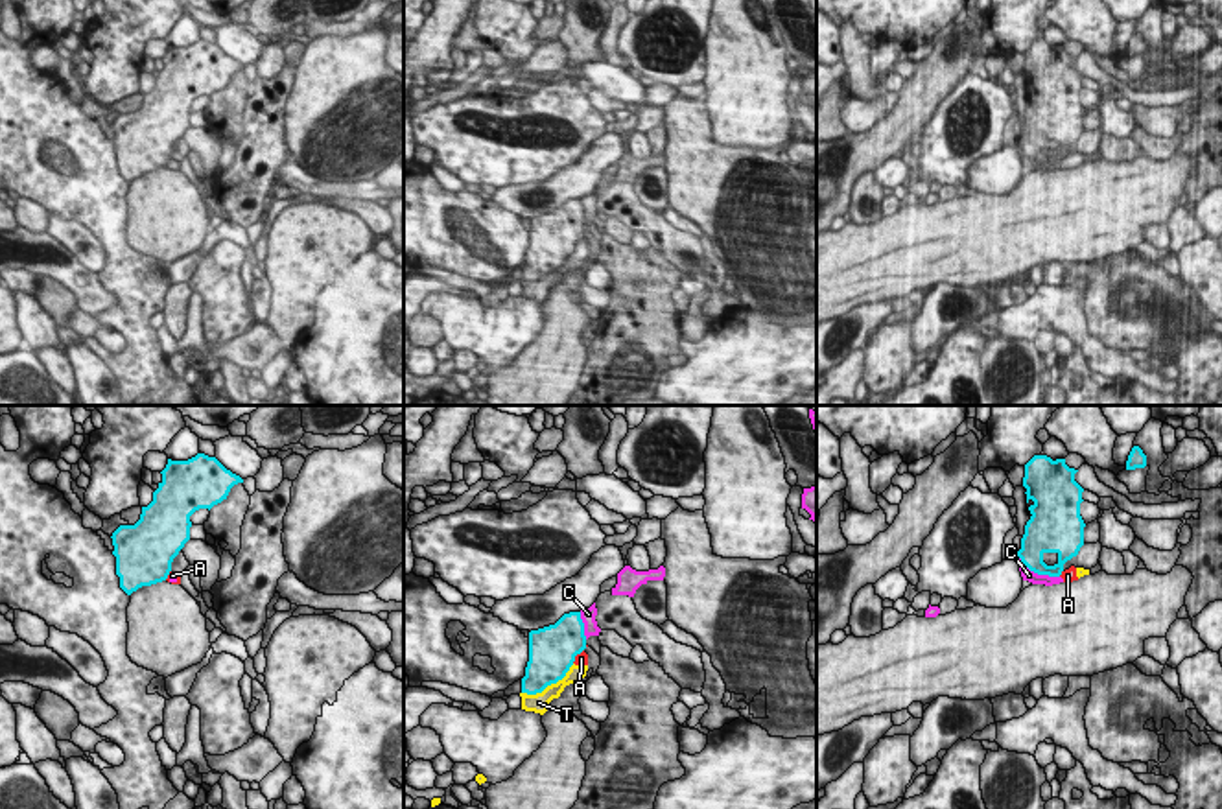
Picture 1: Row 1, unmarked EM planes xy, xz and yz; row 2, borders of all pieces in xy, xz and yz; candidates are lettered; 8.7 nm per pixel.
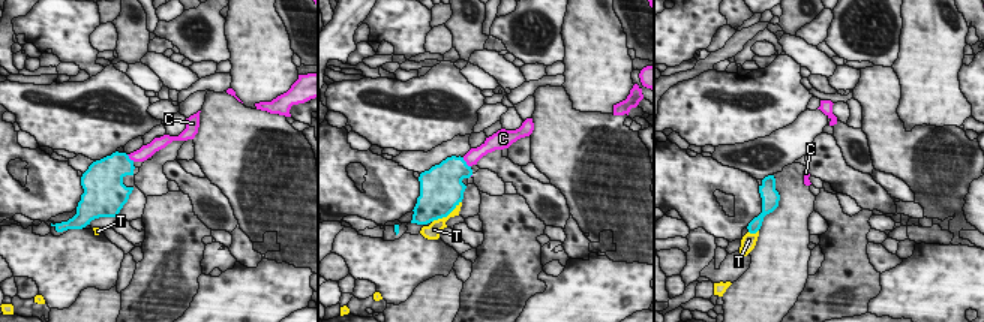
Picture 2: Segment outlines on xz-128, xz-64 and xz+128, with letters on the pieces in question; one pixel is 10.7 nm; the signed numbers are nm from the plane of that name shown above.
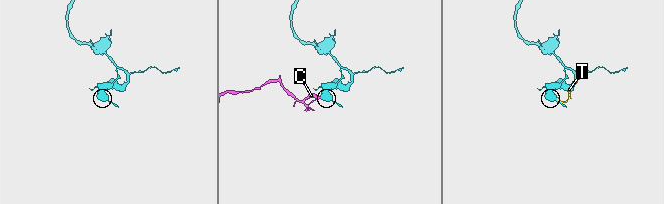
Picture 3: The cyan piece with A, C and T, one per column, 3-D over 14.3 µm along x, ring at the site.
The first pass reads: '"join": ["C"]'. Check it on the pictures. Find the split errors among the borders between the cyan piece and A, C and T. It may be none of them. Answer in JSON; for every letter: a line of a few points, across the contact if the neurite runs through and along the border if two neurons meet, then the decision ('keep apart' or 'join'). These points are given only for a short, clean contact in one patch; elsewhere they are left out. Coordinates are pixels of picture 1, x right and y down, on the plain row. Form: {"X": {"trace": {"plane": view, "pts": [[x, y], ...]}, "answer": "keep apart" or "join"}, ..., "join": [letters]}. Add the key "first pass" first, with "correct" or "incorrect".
{"first pass": "incorrect", "A": {"trace": {"plane": "xz", "pts": [[583, 236], [572, 249]]}, "answer": "keep apart"}, "C": {"trace": {"plane": "yz", "pts": [[1018, 142], [1031, 157], [1058, 164]]}, "answer": "keep apart"}, "T": {"answer": "keep apart"}, "join": []}

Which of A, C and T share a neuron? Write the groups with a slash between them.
A C T

